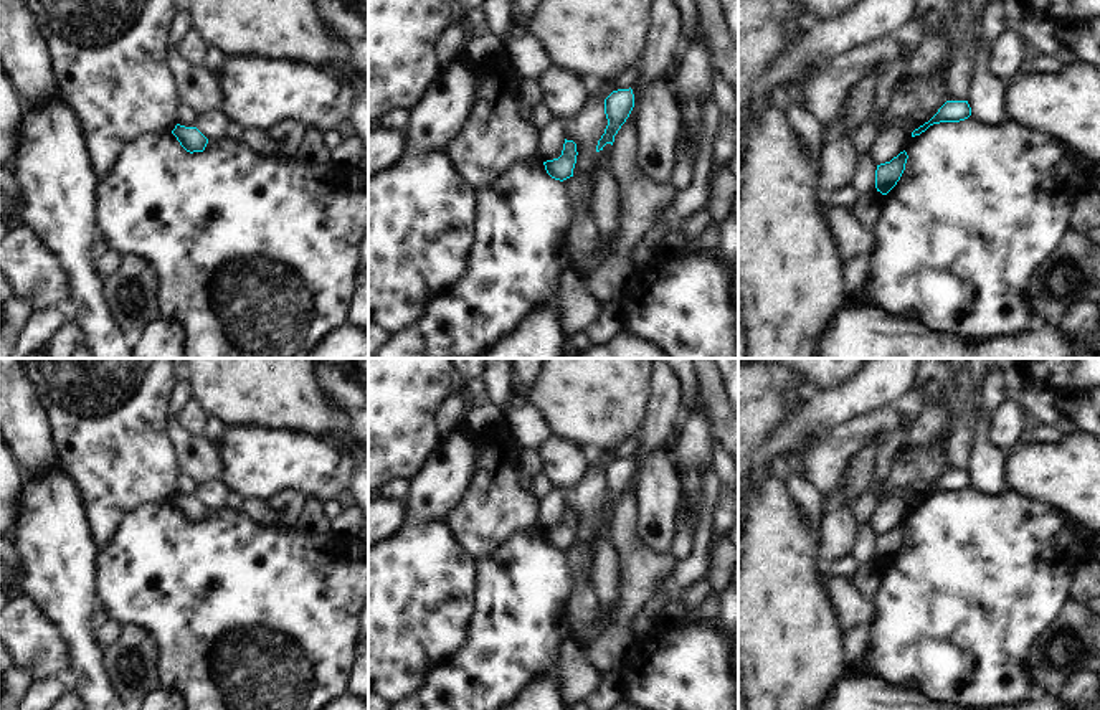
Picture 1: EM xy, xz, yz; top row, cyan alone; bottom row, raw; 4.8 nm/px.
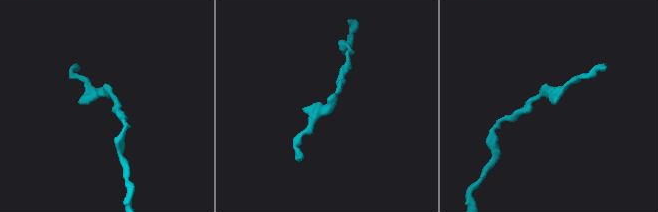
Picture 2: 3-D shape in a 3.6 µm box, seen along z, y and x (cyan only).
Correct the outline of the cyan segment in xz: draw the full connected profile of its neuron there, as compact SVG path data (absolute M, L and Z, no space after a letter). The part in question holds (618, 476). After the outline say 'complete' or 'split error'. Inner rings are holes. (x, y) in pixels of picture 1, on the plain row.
M631 457L613 461L605 469L605 484L608 489L608 495L605 499L605 504L598 510L596 522L603 520L606 514L613 515L614 505L629 487L633 477L634 477L634 464Z | complete

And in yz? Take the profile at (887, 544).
M900 522L897 527L894 527L890 532L877 535L875 540L875 558L882 565L887 565L900 550L905 533L907 533L907 522Z | complete

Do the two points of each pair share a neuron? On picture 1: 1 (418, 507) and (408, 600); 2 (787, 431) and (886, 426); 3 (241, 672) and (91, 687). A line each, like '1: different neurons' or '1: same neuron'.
1: different neurons
2: different neurons
3: different neurons

